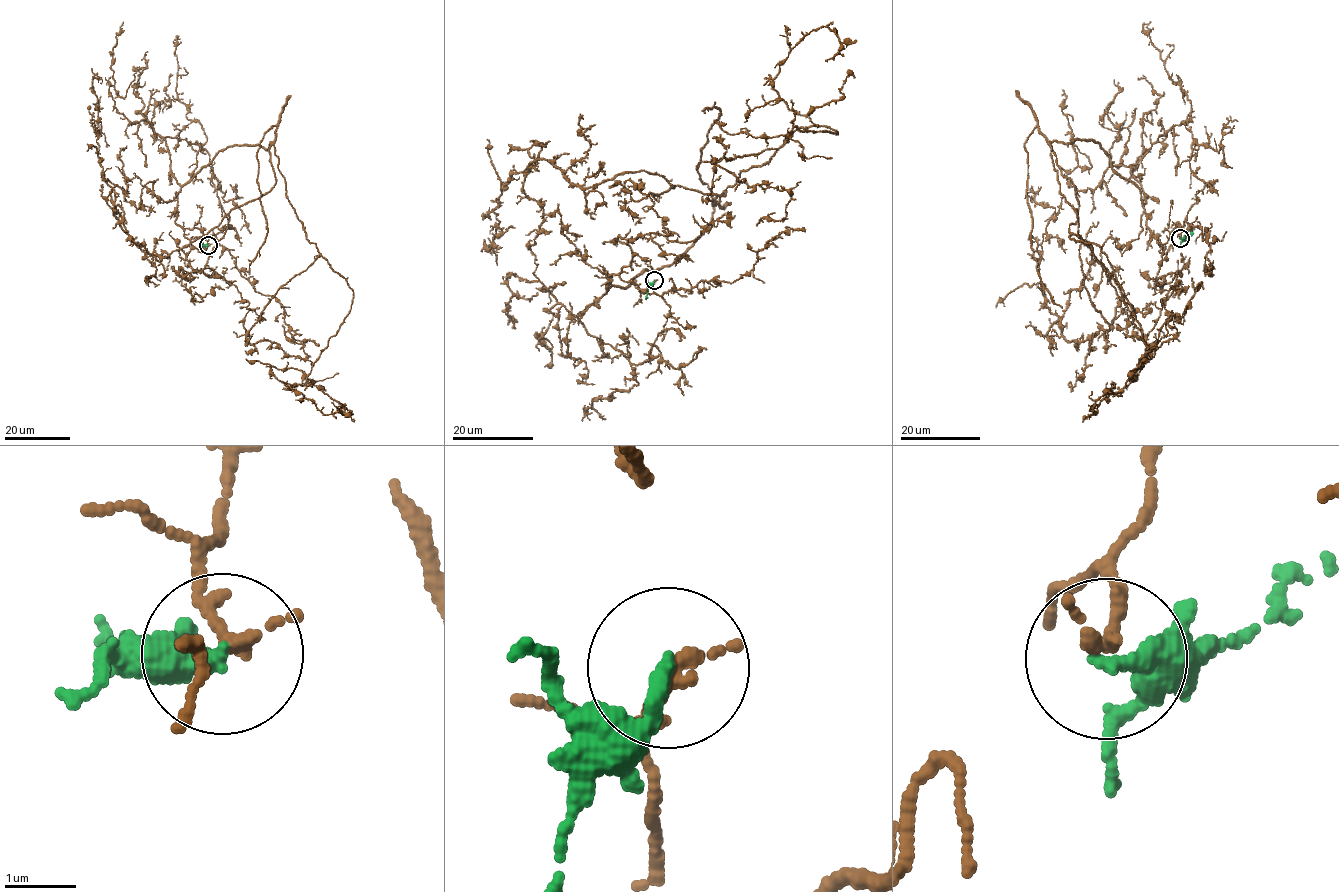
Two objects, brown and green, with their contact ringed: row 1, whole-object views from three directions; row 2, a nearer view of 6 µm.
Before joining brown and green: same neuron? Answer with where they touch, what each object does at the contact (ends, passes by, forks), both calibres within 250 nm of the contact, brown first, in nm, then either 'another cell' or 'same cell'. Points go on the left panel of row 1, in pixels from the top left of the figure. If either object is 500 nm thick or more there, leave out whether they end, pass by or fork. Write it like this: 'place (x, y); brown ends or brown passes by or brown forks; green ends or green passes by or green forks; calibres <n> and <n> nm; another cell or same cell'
place (208, 245); brown ends; green ends; calibres 190 and 240 nm; another cell

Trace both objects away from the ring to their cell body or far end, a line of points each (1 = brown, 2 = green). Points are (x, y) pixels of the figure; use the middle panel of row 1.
1: (654, 280), (607, 284), (672, 264), (725, 192), (643, 171), (580, 188), (542, 159), (501, 188), (494, 237)
2: (654, 280), (645, 299)

